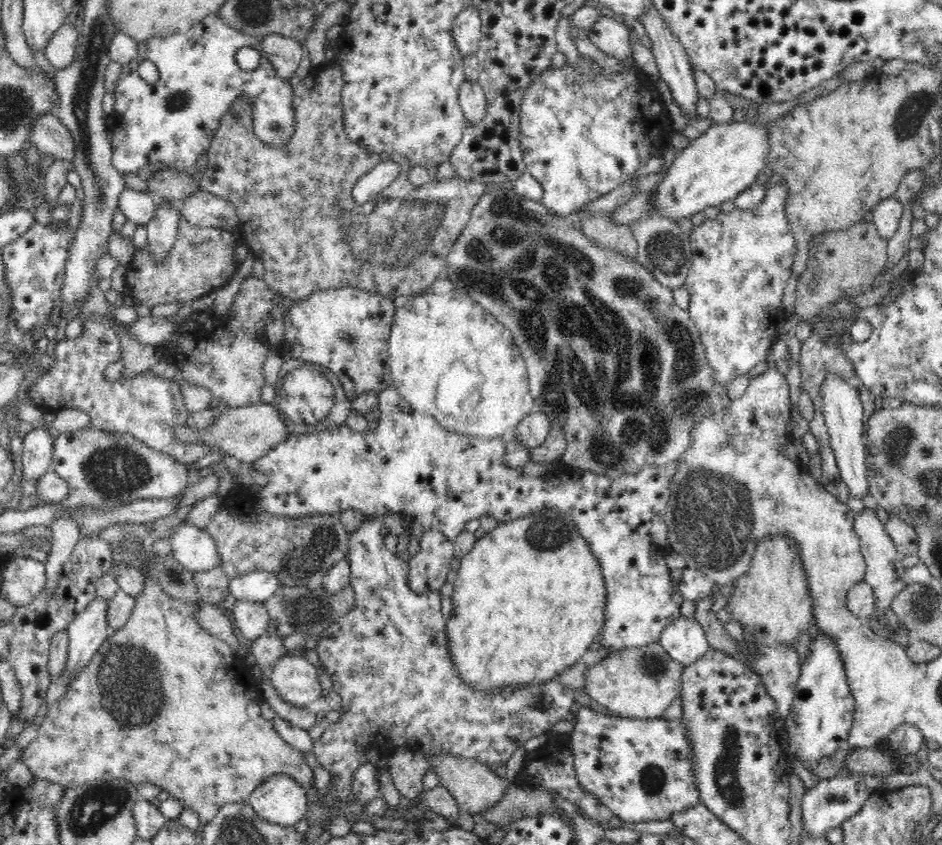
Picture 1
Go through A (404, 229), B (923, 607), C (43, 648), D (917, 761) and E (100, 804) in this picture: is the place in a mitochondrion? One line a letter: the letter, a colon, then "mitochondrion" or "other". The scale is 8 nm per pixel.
A: mitochondrion
B: mitochondrion
C: other
D: other
E: mitochondrion

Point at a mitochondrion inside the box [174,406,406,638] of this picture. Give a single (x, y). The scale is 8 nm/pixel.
(304, 558)

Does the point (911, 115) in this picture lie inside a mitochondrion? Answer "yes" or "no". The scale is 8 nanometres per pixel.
yes

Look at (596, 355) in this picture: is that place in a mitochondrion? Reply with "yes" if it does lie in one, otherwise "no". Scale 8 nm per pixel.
yes

